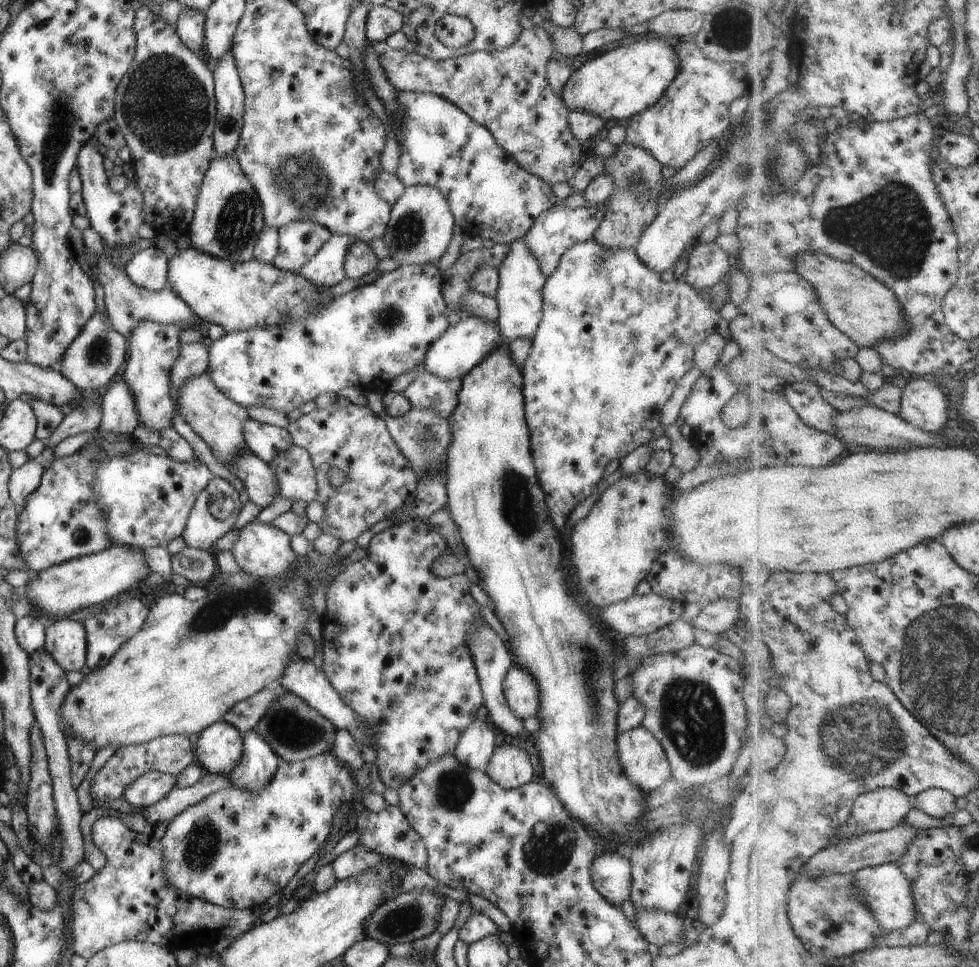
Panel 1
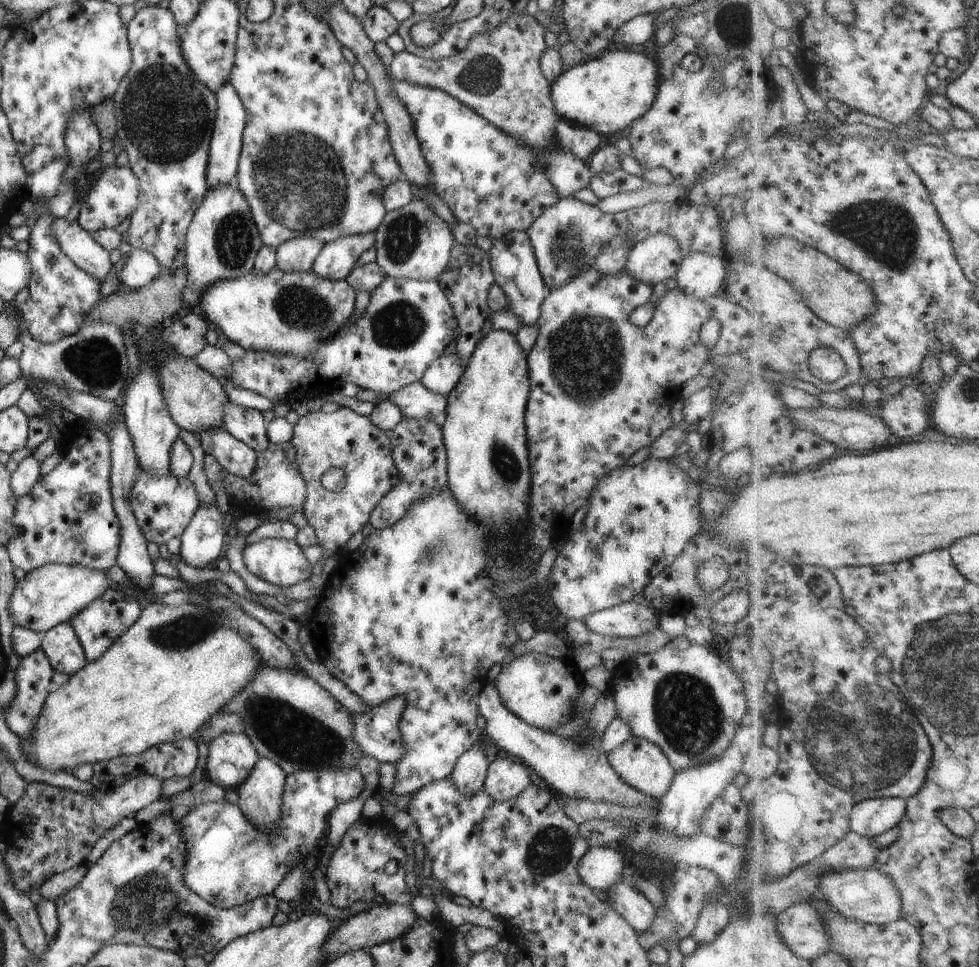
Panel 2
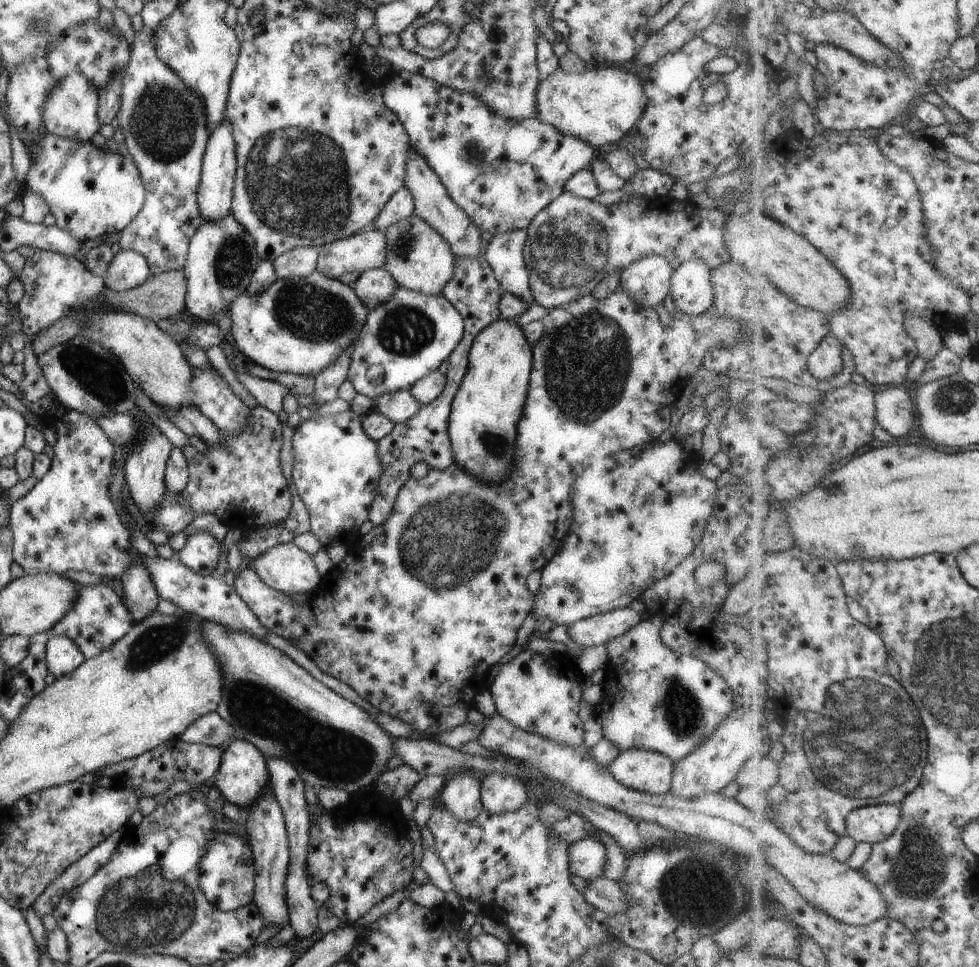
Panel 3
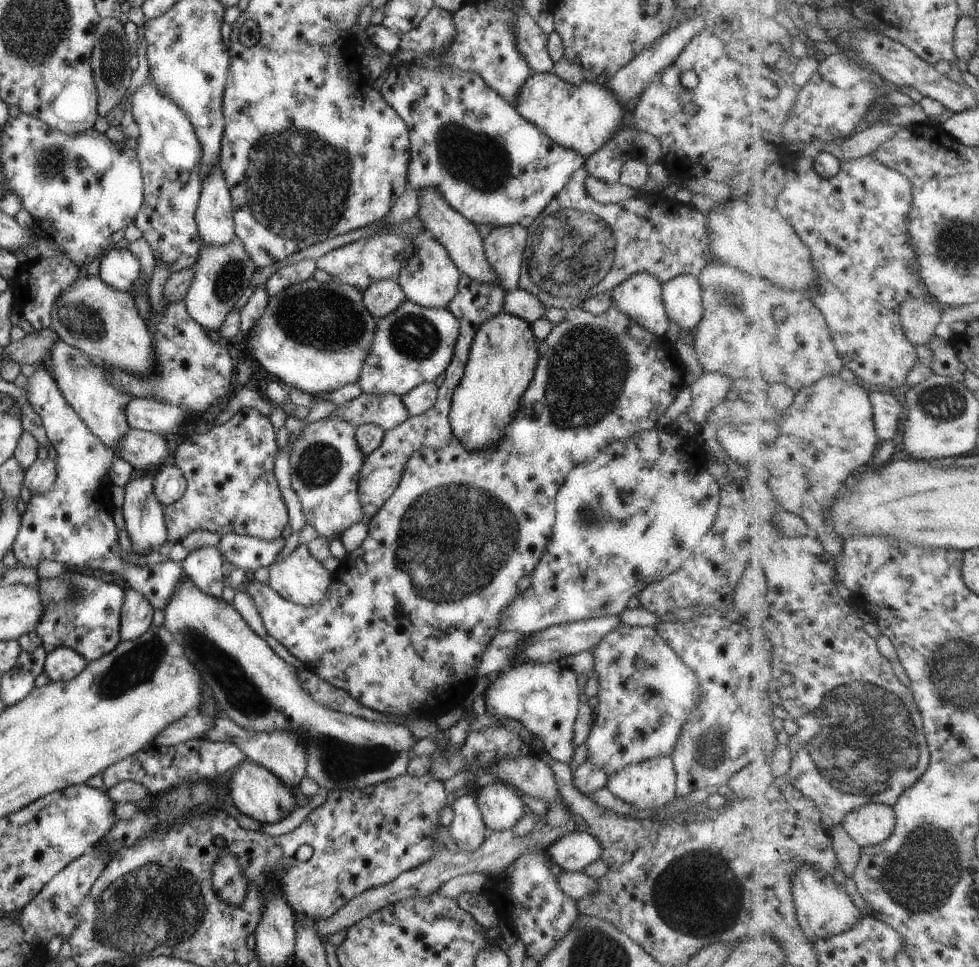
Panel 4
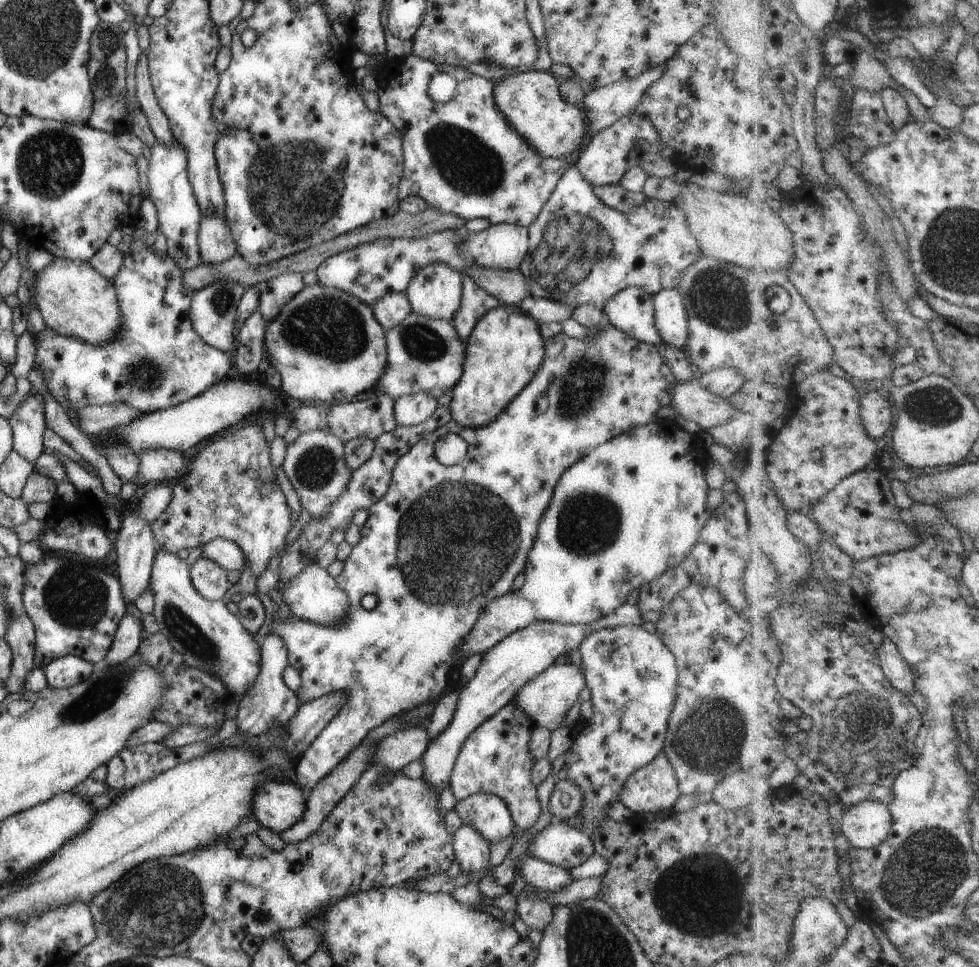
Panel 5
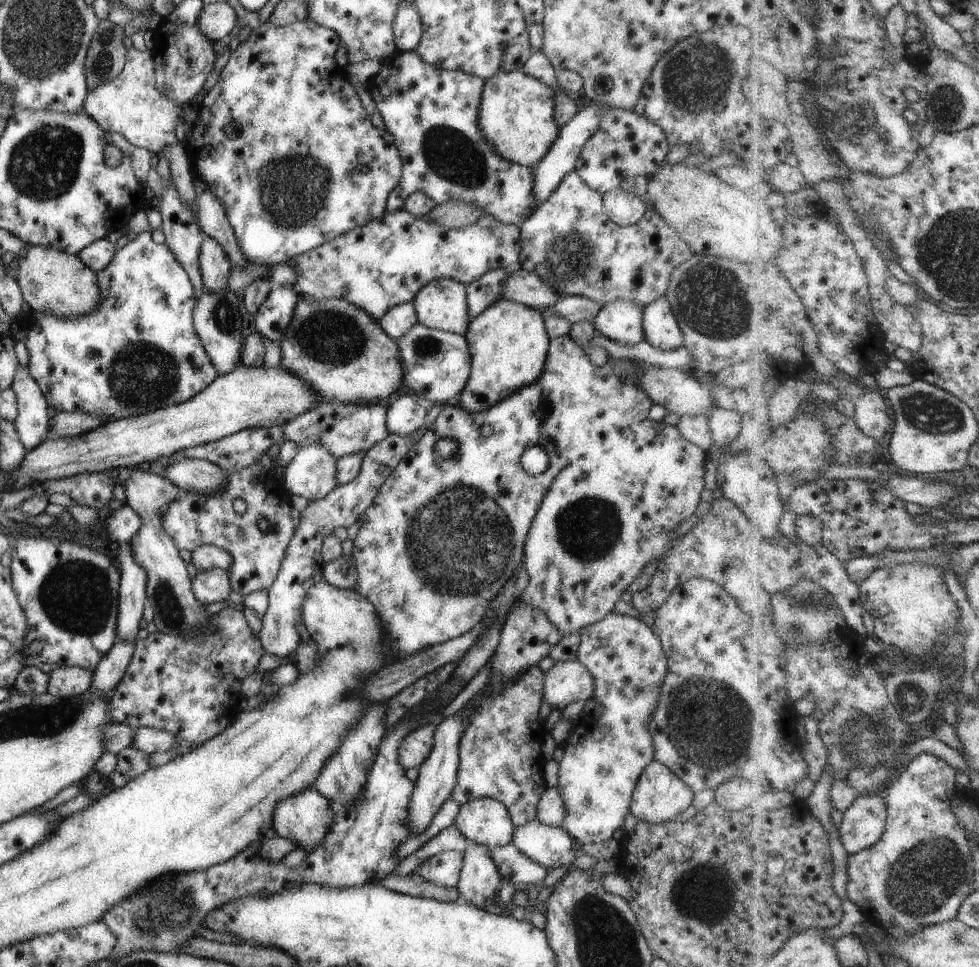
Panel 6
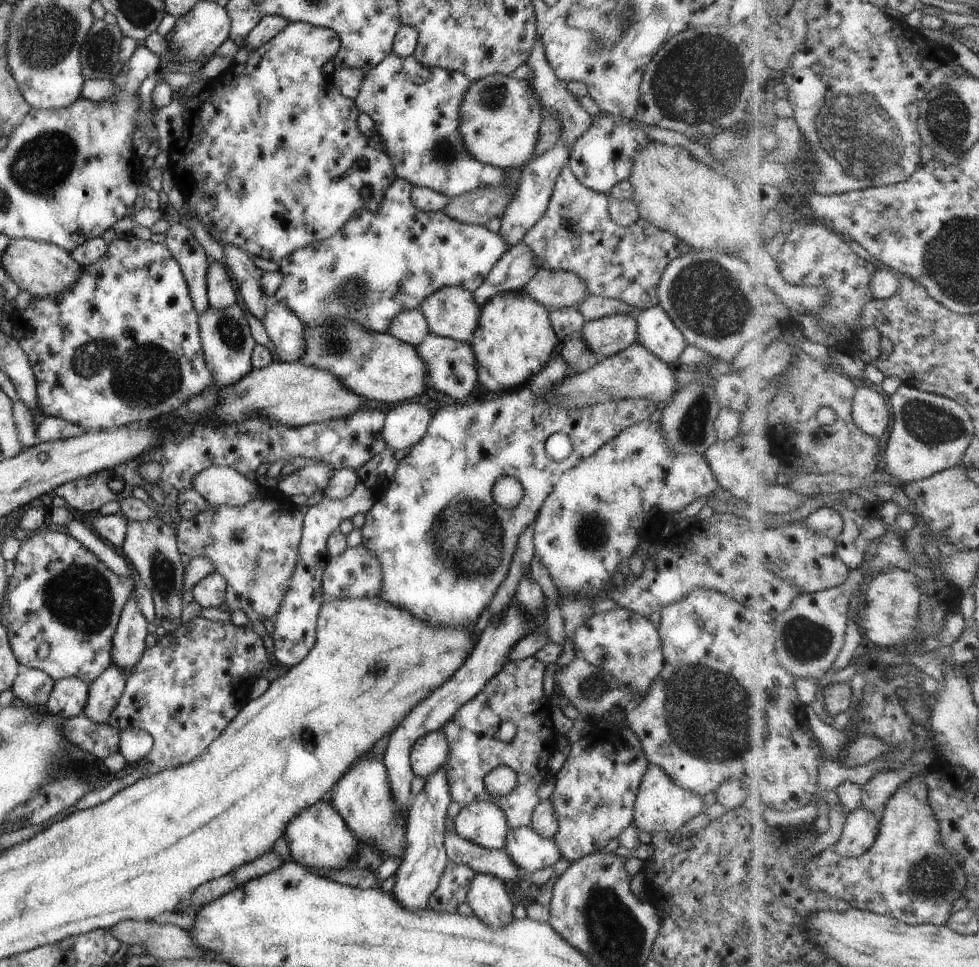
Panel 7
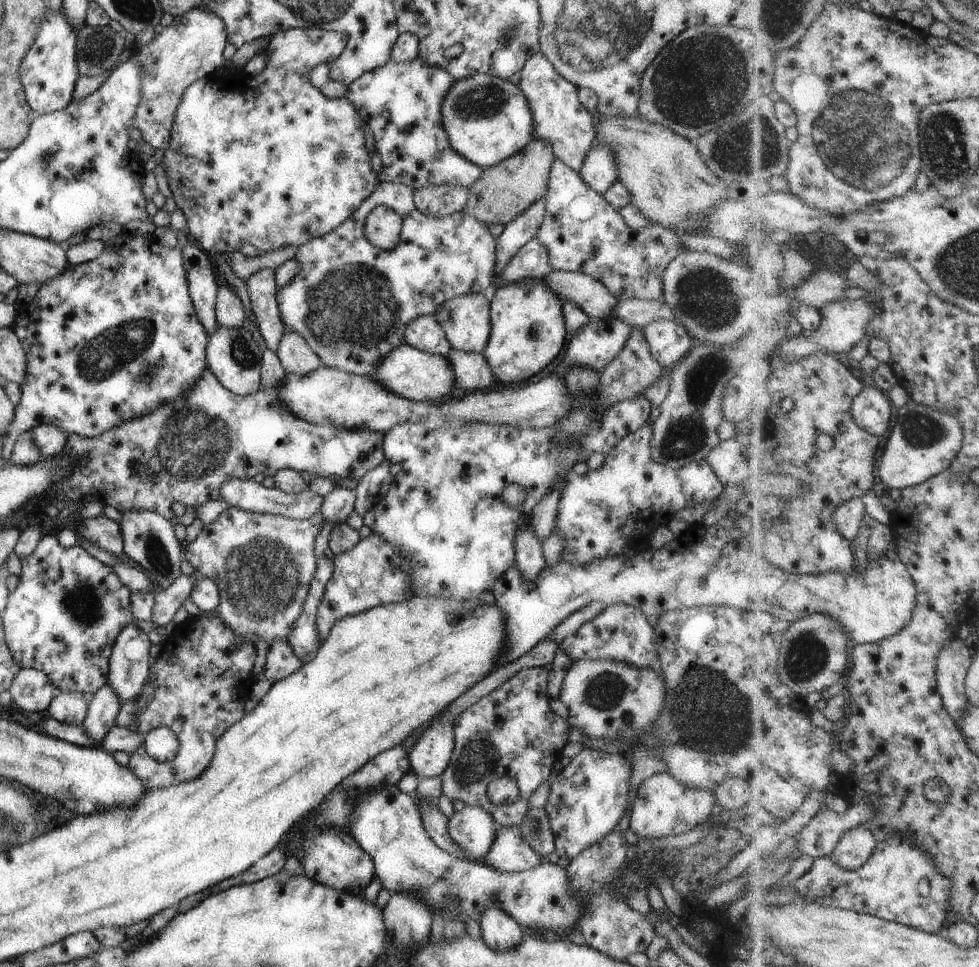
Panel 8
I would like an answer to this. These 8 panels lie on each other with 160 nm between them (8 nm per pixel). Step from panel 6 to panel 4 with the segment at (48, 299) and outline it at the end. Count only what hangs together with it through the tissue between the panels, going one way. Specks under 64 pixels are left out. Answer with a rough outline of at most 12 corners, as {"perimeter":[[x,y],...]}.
{"perimeter":[[82,273],[48,328],[102,367],[154,373],[133,297]]}

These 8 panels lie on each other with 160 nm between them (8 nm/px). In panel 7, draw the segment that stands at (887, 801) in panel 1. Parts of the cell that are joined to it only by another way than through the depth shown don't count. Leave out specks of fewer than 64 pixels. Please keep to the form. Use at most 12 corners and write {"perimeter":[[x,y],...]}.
{"perimeter":[[869,809],[850,811],[832,849],[858,859],[874,846],[882,821]]}

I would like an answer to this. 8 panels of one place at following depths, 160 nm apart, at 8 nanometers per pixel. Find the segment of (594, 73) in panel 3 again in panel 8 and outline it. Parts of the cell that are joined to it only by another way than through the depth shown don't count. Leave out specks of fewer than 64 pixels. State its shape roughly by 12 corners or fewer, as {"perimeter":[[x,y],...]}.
{"perimeter":[[475,72],[440,115],[450,147],[481,168],[533,139],[521,89]]}

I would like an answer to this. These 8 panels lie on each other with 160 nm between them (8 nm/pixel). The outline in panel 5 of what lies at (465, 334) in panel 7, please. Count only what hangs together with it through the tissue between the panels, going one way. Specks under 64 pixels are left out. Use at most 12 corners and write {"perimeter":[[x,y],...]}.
{"perimeter":[[429,263],[404,292],[412,311],[450,322],[462,275]]}

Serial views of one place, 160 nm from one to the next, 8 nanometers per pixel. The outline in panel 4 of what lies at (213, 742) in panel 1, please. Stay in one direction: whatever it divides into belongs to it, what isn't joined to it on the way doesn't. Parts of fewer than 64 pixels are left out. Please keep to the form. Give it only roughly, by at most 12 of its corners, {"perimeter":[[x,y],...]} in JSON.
{"perimeter":[[245,759],[227,783],[229,802],[260,823],[279,822],[295,797]]}

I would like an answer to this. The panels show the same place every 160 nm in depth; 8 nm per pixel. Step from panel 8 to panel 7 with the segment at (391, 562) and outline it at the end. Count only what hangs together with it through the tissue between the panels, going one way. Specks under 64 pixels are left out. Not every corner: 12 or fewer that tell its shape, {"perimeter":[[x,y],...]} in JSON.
{"perimeter":[[363,545],[329,557],[322,602],[380,593],[380,564]]}

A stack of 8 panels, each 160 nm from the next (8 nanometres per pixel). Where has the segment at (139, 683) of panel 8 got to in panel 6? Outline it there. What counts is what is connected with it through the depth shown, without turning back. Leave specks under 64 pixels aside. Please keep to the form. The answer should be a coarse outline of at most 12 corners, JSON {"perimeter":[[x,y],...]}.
{"perimeter":[[119,543],[116,638],[133,643],[146,604],[146,574]]}

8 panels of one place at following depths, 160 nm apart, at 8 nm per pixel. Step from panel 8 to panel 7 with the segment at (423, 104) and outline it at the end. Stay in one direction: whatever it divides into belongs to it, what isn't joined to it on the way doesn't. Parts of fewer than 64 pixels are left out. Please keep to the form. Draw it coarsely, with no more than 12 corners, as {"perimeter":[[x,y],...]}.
{"perimeter":[[389,53],[353,100],[396,178],[449,198],[506,183],[458,133],[470,80]]}

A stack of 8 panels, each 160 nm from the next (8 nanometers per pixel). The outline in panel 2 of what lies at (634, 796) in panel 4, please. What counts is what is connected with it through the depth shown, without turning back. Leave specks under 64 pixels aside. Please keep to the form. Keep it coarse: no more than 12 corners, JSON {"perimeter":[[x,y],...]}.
{"perimeter":[[633,735],[608,752],[627,786],[658,799],[675,771],[656,744]]}

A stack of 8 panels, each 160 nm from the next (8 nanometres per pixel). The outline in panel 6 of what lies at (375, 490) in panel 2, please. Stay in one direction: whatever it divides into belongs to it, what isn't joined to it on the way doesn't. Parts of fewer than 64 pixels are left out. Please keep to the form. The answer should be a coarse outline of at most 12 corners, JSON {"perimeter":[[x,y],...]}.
{"perimeter":[[319,442],[298,448],[283,488],[314,501],[336,484],[336,458]]}

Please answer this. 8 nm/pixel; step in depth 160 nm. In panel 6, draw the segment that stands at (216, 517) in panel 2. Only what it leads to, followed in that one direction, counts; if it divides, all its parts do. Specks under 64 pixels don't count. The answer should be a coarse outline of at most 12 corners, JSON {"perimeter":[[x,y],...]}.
{"perimeter":[[207,569],[190,580],[202,604],[229,596],[229,571]]}

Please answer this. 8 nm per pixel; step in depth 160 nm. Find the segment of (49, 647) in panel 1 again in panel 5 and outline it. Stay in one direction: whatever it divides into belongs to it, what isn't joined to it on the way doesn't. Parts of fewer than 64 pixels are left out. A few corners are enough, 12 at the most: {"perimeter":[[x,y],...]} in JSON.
{"perimeter":[[65,655],[42,669],[49,687],[64,689],[85,680],[95,668]]}

